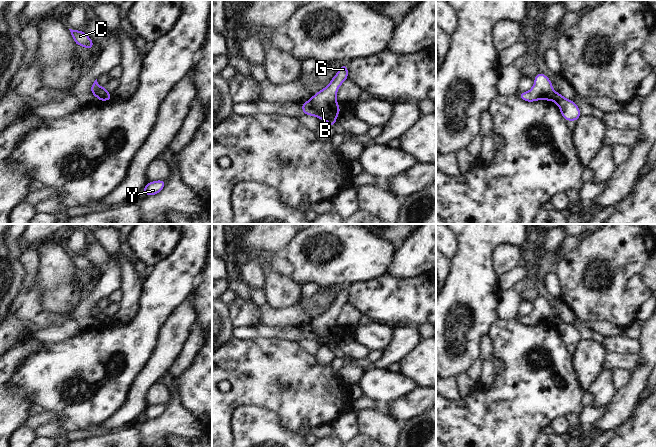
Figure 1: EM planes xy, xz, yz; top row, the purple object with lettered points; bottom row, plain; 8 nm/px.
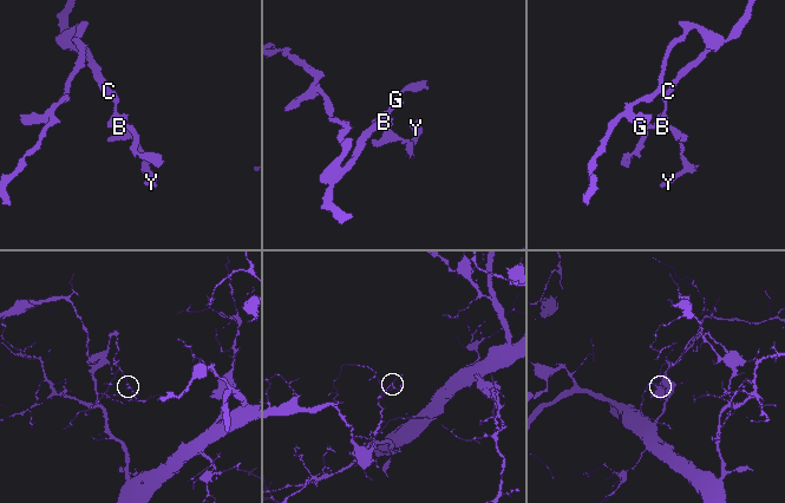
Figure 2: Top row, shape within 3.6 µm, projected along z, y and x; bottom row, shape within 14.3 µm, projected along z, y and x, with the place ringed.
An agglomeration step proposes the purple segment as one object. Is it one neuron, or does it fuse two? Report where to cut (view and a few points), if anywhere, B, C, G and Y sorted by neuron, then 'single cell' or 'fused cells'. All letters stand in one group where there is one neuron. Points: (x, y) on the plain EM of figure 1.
xz (336, 340), (330, 340), (325, 344) | B C G / Y | fused cells

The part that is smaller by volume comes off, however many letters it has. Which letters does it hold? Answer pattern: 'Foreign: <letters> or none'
Foreign: Y

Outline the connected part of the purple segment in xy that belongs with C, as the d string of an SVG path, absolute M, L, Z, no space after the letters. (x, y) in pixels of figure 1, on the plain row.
M72 253L69 254L77 270L83 270L86 273L92 273L94 271L94 266L89 262L89 260L85 257L85 255Z

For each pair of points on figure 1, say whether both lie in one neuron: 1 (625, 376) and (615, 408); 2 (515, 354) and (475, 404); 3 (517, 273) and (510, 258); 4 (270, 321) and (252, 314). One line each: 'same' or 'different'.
1: different
2: same
3: different
4: different

